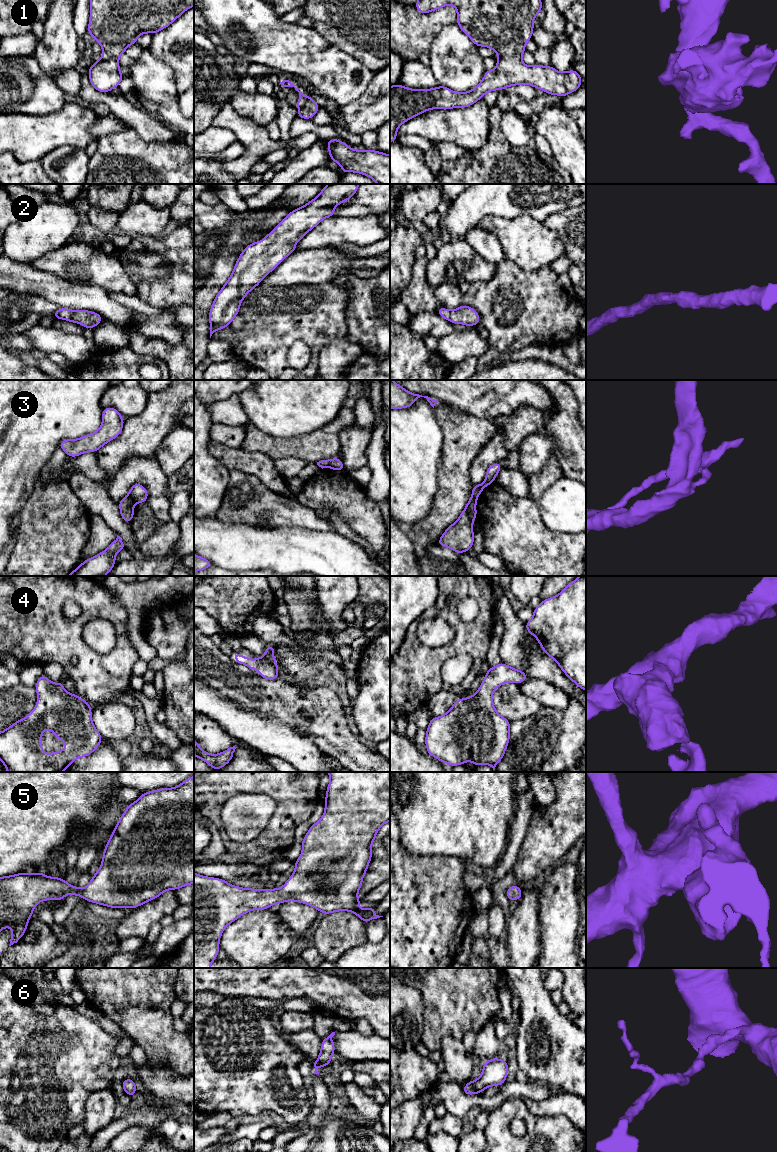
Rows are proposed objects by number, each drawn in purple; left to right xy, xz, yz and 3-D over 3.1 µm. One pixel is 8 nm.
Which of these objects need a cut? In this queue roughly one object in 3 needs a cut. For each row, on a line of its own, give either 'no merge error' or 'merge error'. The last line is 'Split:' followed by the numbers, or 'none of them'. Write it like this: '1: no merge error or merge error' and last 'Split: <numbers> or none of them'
1: no merge error
2: no merge error
3: merge error
4: no merge error
5: no merge error
6: no merge error
Split: 3

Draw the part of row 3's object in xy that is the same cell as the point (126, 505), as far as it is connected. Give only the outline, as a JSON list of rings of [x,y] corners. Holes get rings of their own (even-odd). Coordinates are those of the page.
[[[129,494],[122,498],[118,503],[121,518],[129,524],[131,524],[131,521],[135,513],[134,503],[135,503],[134,500]]]

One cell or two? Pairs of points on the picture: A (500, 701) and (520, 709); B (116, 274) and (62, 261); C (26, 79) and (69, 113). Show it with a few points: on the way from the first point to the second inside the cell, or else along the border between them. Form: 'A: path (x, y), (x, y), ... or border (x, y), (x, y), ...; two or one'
A: path (505, 701), (509, 701), (515, 706); one
B: path (103, 269), (91, 258), (75, 258); one
C: border (66, 101), (58, 110), (40, 116); two

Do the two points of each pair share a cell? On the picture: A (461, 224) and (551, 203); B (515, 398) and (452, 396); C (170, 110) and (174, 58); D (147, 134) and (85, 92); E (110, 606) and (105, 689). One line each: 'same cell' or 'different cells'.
A: same cell
B: same cell
C: different cells
D: same cell
E: same cell

